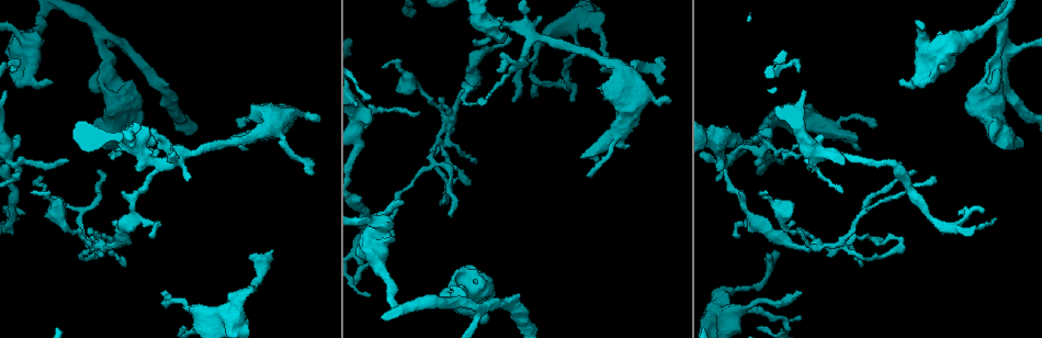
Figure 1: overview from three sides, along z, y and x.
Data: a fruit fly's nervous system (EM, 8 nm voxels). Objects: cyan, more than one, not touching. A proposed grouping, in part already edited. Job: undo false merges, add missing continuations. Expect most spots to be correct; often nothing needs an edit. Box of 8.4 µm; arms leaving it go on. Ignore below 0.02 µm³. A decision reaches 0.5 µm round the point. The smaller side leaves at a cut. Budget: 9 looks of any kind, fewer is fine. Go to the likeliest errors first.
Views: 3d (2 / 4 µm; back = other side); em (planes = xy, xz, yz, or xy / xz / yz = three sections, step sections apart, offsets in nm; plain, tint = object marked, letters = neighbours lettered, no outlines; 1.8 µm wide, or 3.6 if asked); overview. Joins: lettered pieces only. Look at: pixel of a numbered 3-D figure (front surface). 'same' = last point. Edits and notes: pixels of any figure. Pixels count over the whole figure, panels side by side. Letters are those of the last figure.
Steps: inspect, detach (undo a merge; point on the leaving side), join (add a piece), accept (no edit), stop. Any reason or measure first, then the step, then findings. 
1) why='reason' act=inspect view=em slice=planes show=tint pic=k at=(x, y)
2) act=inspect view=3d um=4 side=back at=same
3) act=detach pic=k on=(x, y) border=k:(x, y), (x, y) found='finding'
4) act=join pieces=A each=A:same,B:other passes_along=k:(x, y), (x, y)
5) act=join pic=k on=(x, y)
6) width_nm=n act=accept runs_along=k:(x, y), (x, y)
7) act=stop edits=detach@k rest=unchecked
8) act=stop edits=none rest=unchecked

why='arms run side by side' act=inspect view=3d um=4 pic=1 at=(100, 247)

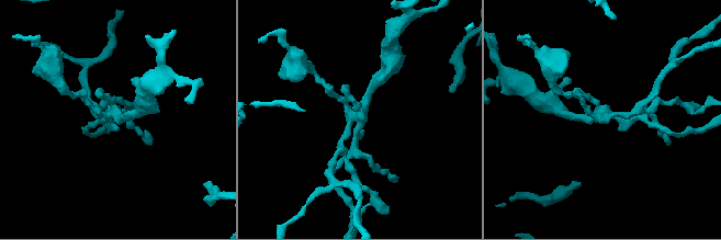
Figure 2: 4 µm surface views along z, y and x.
arms=4 why='now the EM' act=inspect view=em slice=xy step=4 show=letters pic=2 at=(362, 109)

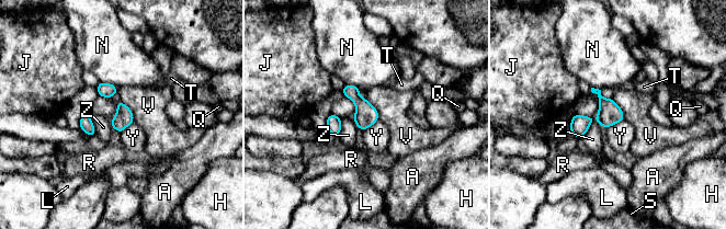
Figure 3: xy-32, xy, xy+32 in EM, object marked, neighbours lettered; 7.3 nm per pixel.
width_nm=130 act=accept each=A:other,H:other,J:other,L:other,N:other,Q:other,R:other,S:other,T:other,V:other,Y:other,Z:other border=3:(623, 118), (605, 128) found='one cell here'

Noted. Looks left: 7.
why='abrupt turn' act=inspect view=em slice=planes show=letters pic=1 at=(930, 47)

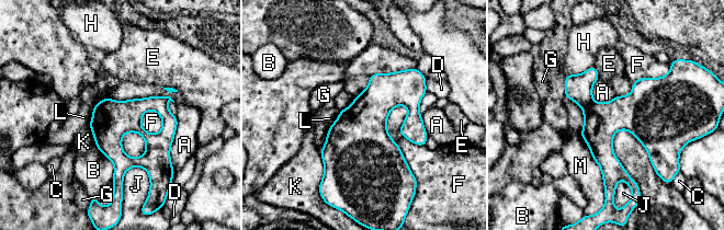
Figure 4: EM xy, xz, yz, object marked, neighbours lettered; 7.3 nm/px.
act=accept each=A:other,B:other,C:other,D:other,E:other,F:other,G:other,H:other,J:other,K:other,L:other,M:other border=4:(106, 96), (169, 96), (174, 102) found='continuous, no second cell'

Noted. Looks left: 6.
why='a fork' act=inspect view=em slice=planes show=letters pic=1 at=(116, 90)

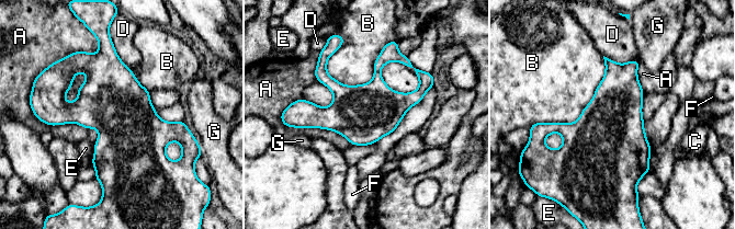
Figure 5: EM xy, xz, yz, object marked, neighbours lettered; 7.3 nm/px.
act=accept each=A:other,B:other,C:other,D:other,E:other,F:other,G:other border=5:(388, 42), (366, 82), (326, 72) found='all the same cell'

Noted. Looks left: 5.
why='calibre changes' act=inspect view=3d um=2 pic=1 at=(727, 166)

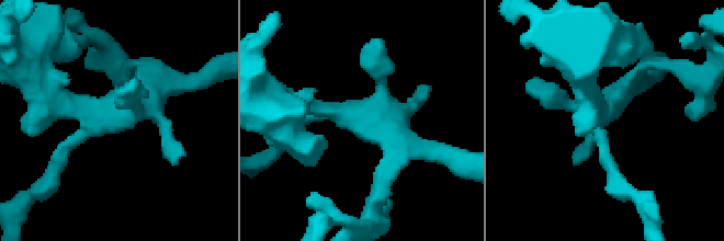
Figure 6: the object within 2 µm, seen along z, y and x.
act=inspect view=em slice=planes show=plain pic=6 at=(339, 110)

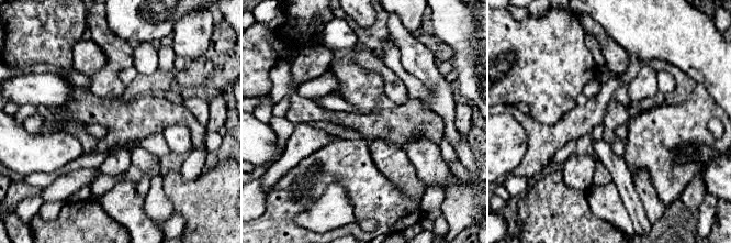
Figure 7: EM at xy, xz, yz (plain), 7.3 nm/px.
act=inspect view=em slice=planes show=letters at=same

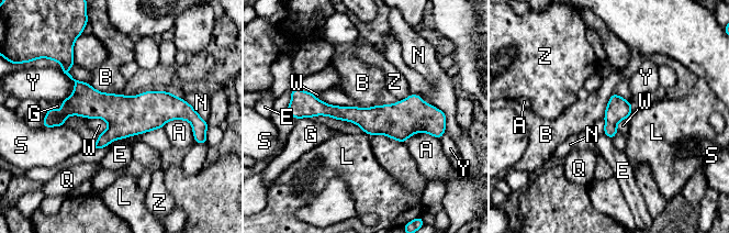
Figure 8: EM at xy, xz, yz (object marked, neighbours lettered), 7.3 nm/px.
width_nm=170 act=accept each=A:other,B:other,E:other,G:other,L:other,N:other,Q:other,S:other,W:other,Y:other,Z:other runs_along=8:(186, 110), (69, 108), (54, 121) found='all the same cell'

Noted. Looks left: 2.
act=stop edits=none rest=unchecked

